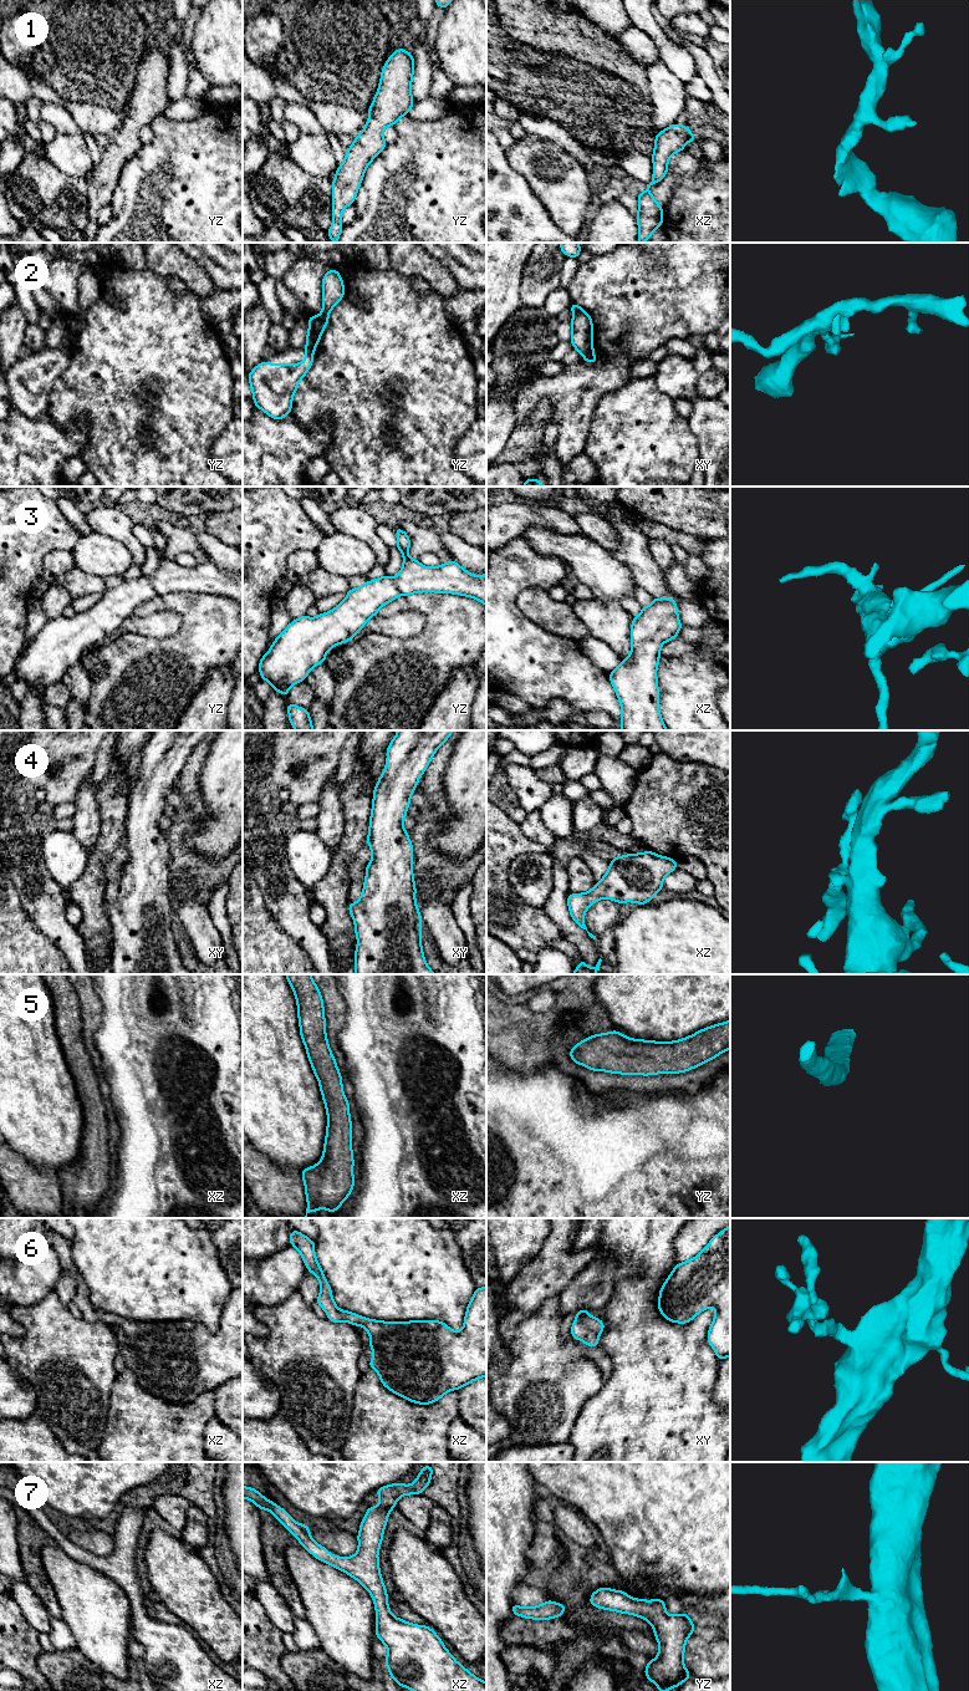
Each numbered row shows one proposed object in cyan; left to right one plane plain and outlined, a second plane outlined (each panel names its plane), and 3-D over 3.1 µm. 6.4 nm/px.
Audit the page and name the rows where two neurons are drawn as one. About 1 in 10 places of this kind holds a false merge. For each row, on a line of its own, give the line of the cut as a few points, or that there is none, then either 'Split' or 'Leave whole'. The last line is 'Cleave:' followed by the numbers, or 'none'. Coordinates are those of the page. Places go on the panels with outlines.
1: No split. Leave whole
2: Split along xy (591, 350), (584, 356). Split
3: No split. Leave whole
4: No split. Leave whole
5: No split. Leave whole
6: No split. Leave whole
7: No split. Leave whole
Cleave: 2

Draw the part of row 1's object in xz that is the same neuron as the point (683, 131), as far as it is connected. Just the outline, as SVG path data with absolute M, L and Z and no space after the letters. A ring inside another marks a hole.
M674 123L661 131L654 138L653 178L647 184L647 190L638 193L638 243L649 240L652 233L663 224L663 208L656 202L649 188L661 182L668 172L668 159L677 152L684 151L688 142L695 142L697 138L688 126Z

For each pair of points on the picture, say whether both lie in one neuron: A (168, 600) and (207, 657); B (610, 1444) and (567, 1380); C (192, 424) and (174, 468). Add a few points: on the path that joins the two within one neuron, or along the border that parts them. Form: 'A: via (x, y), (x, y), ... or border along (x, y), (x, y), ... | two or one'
A: via (184, 610), (207, 632), (207, 641) | one
B: border along (602, 1383), (602, 1386), (585, 1402), (570, 1431) | two
C: via (180, 436), (174, 442), (174, 457) | one

